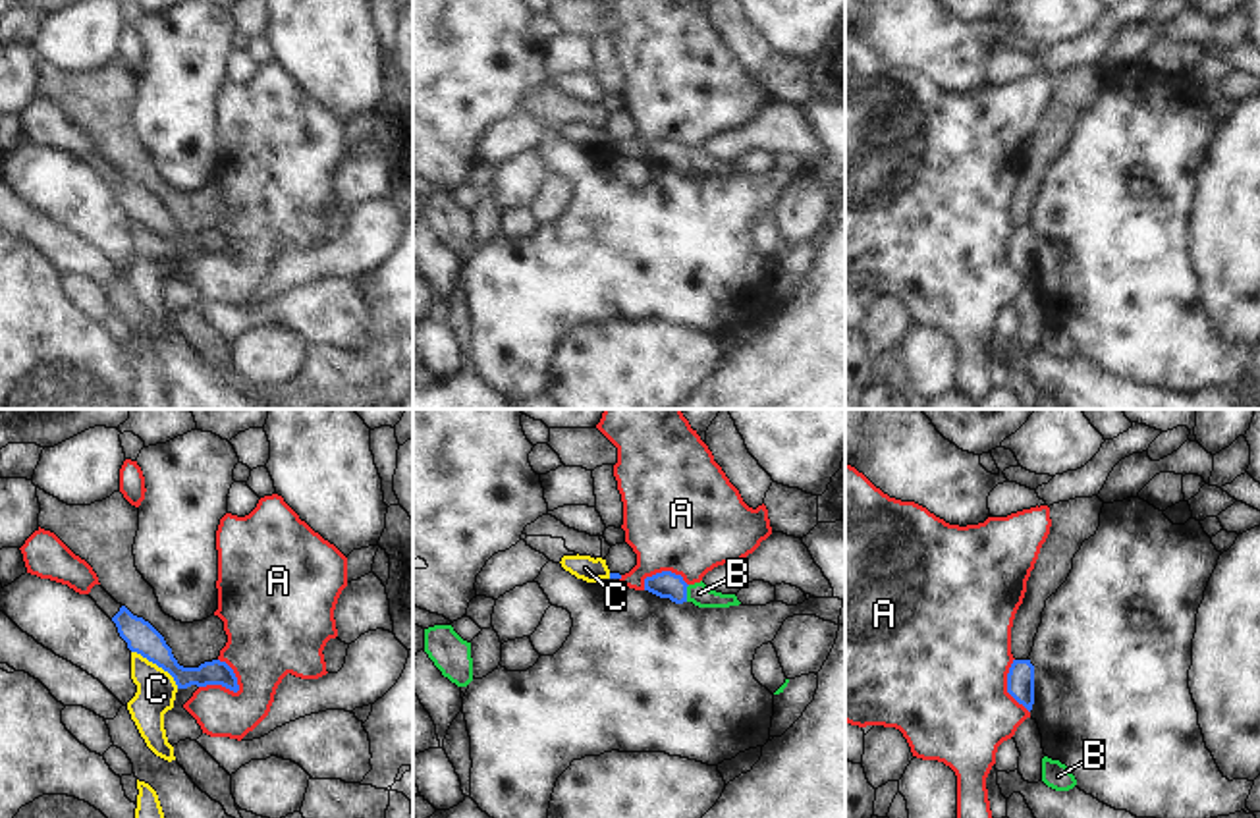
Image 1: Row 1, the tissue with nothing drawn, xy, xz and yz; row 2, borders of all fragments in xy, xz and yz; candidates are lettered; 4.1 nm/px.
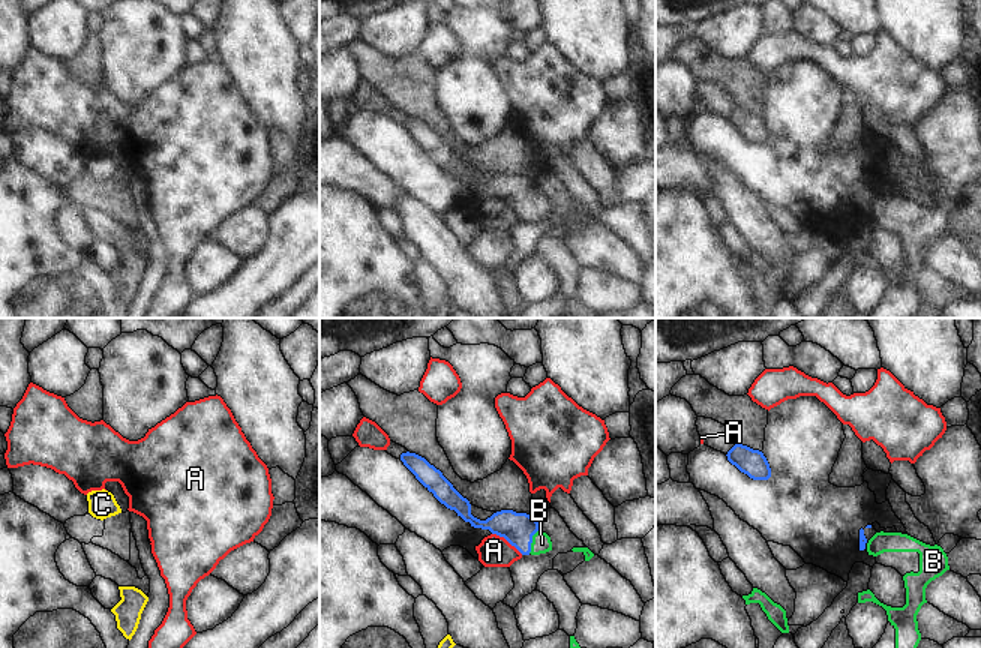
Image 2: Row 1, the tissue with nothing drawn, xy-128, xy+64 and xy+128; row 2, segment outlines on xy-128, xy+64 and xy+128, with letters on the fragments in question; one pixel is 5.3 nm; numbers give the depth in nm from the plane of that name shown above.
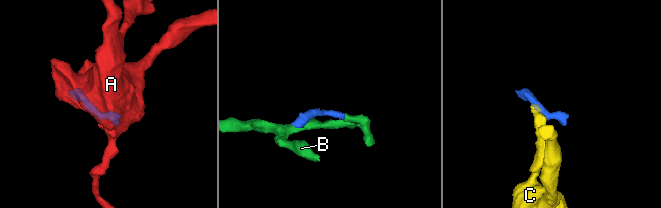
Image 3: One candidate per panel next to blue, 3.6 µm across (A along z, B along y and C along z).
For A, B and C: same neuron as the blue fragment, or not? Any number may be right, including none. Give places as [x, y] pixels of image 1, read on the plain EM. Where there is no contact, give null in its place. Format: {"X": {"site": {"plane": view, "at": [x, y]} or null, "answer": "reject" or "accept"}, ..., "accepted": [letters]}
{"A": {"site": {"plane": "xy", "at": [220, 251]}, "answer": "reject"}, "B": {"site": {"plane": "xz", "at": [685, 161]}, "answer": "accept"}, "C": {"site": {"plane": "xy", "at": [157, 232]}, "answer": "reject"}, "accepted": ["B"]}

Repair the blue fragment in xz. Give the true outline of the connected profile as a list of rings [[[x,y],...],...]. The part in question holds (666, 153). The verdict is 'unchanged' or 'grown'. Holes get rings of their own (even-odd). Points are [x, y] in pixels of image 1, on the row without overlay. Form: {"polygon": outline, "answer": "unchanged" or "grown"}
{"polygon": [[[671,139],[646,145],[644,158],[660,166],[670,166],[675,172],[693,170],[698,176],[729,176],[741,172],[735,162],[710,158],[702,149],[687,152],[681,143]]], "answer": "grown"}

